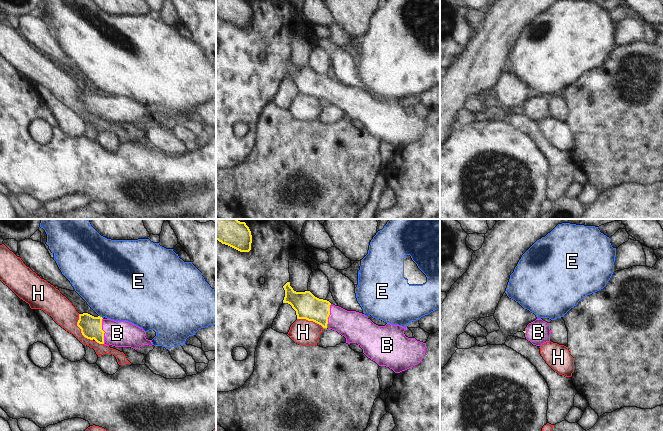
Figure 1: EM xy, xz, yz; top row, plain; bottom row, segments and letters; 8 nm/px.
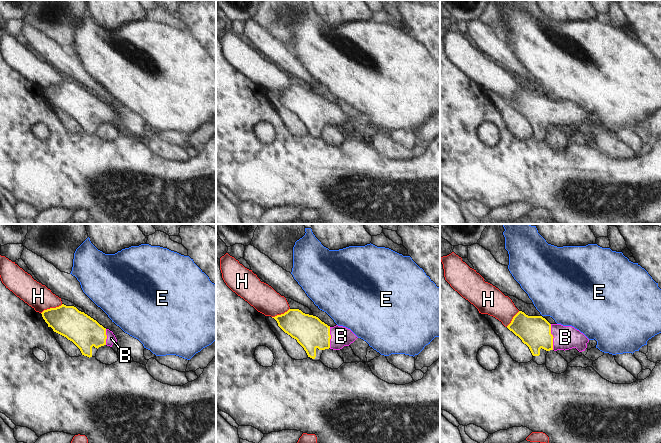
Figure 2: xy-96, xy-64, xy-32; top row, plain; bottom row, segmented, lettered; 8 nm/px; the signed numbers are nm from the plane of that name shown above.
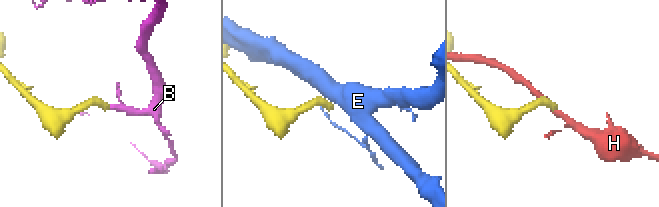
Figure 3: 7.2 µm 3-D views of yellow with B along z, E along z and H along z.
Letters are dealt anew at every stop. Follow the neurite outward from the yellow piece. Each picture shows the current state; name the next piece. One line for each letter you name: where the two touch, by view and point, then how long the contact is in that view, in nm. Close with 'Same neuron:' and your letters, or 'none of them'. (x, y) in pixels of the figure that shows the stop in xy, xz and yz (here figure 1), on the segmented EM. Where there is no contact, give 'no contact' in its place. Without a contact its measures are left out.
B: xy (103, 331) | 200 nm
Same neuron: B

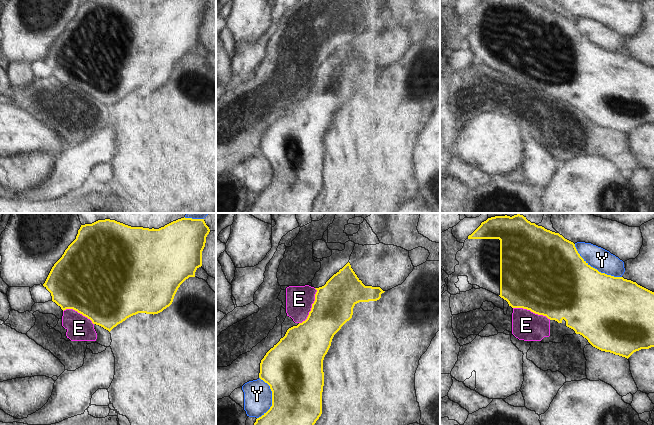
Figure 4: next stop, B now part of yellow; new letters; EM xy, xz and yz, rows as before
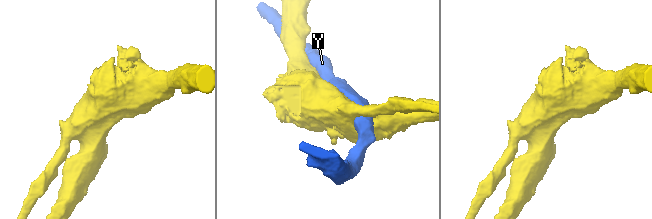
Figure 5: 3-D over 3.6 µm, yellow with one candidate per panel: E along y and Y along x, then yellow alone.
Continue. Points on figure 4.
E: xz (312, 307) | 320 nm
Same neuron: E

